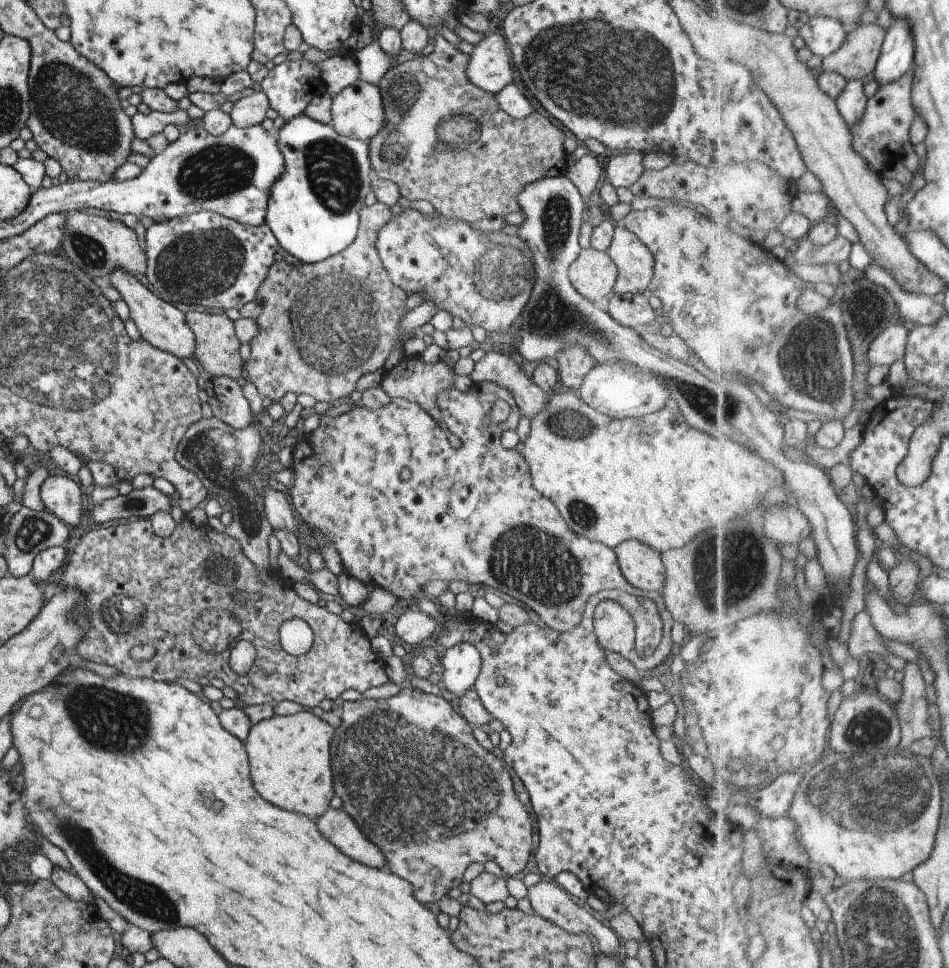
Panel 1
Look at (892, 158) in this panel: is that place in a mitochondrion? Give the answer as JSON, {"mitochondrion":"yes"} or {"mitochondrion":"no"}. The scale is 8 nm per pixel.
{"mitochondrion":"no"}

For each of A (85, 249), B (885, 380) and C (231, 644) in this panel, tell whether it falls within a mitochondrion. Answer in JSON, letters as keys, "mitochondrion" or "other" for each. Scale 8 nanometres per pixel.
{"A":"mitochondrion","B":"other","C":"other"}

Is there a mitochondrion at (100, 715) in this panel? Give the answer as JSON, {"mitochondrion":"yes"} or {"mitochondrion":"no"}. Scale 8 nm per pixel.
{"mitochondrion":"yes"}

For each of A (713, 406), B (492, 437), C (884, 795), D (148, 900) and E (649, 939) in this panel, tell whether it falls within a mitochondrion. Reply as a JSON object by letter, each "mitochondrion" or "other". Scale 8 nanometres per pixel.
{"A":"mitochondrion","B":"other","C":"mitochondrion","D":"mitochondrion","E":"other"}

